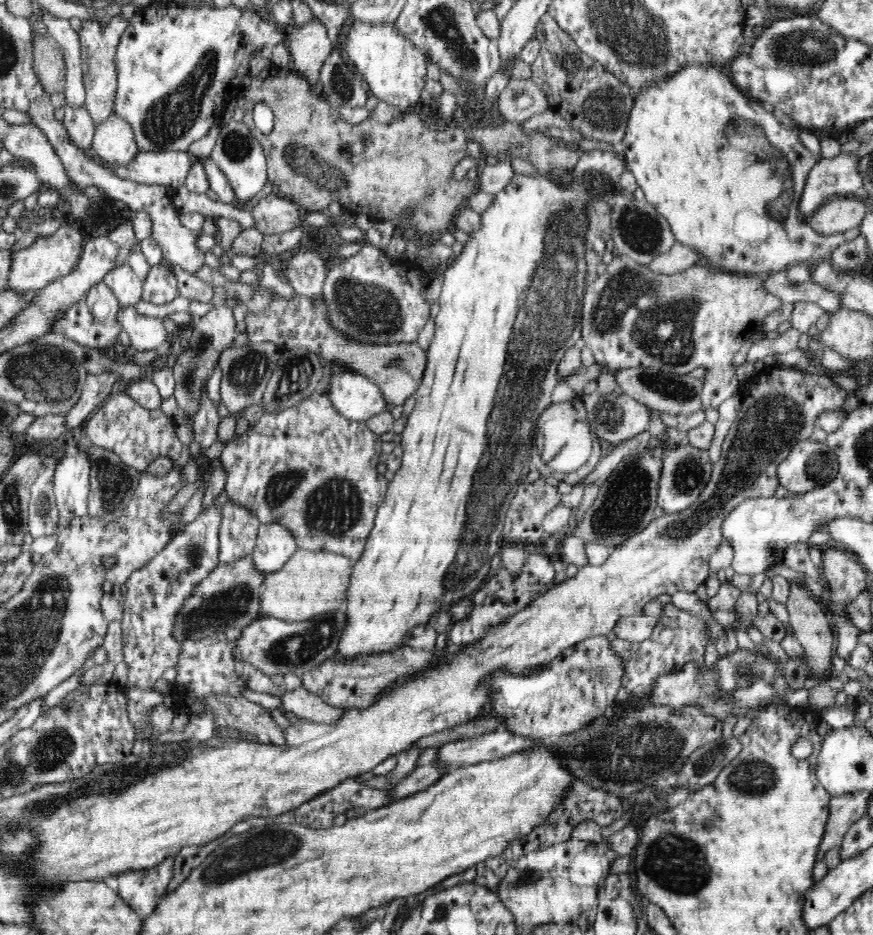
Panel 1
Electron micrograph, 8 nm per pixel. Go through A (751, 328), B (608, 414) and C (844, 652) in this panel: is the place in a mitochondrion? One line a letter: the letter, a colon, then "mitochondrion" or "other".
A: other
B: mitochondrion
C: other

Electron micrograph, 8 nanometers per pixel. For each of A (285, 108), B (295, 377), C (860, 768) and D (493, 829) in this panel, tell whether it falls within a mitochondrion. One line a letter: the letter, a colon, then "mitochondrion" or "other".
A: other
B: mitochondrion
C: other
D: other

